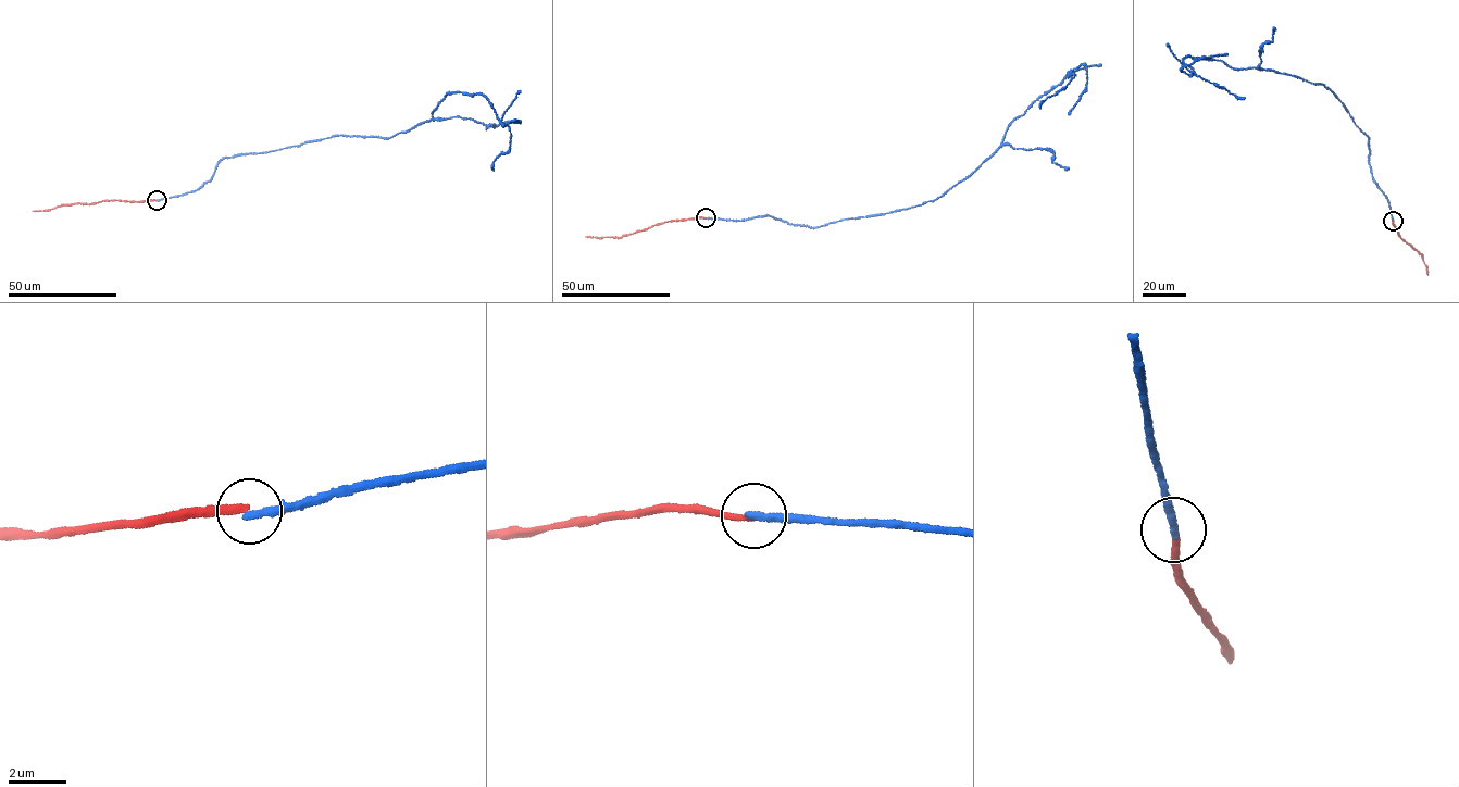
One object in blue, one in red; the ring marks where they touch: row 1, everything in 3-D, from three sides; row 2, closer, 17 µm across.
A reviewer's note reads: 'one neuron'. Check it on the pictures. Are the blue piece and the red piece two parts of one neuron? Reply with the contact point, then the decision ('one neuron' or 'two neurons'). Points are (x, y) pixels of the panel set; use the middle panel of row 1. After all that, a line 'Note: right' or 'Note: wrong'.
at (706, 217); two neurons
Note: wrong

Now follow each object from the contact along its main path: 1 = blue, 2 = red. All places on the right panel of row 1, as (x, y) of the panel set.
1: (1393, 221), (1372, 178), (1369, 138), (1323, 84), (1189, 55), (1182, 61), (1193, 73), (1181, 70), (1227, 54)
2: (1393, 221), (1401, 238), (1421, 254), (1428, 275)

